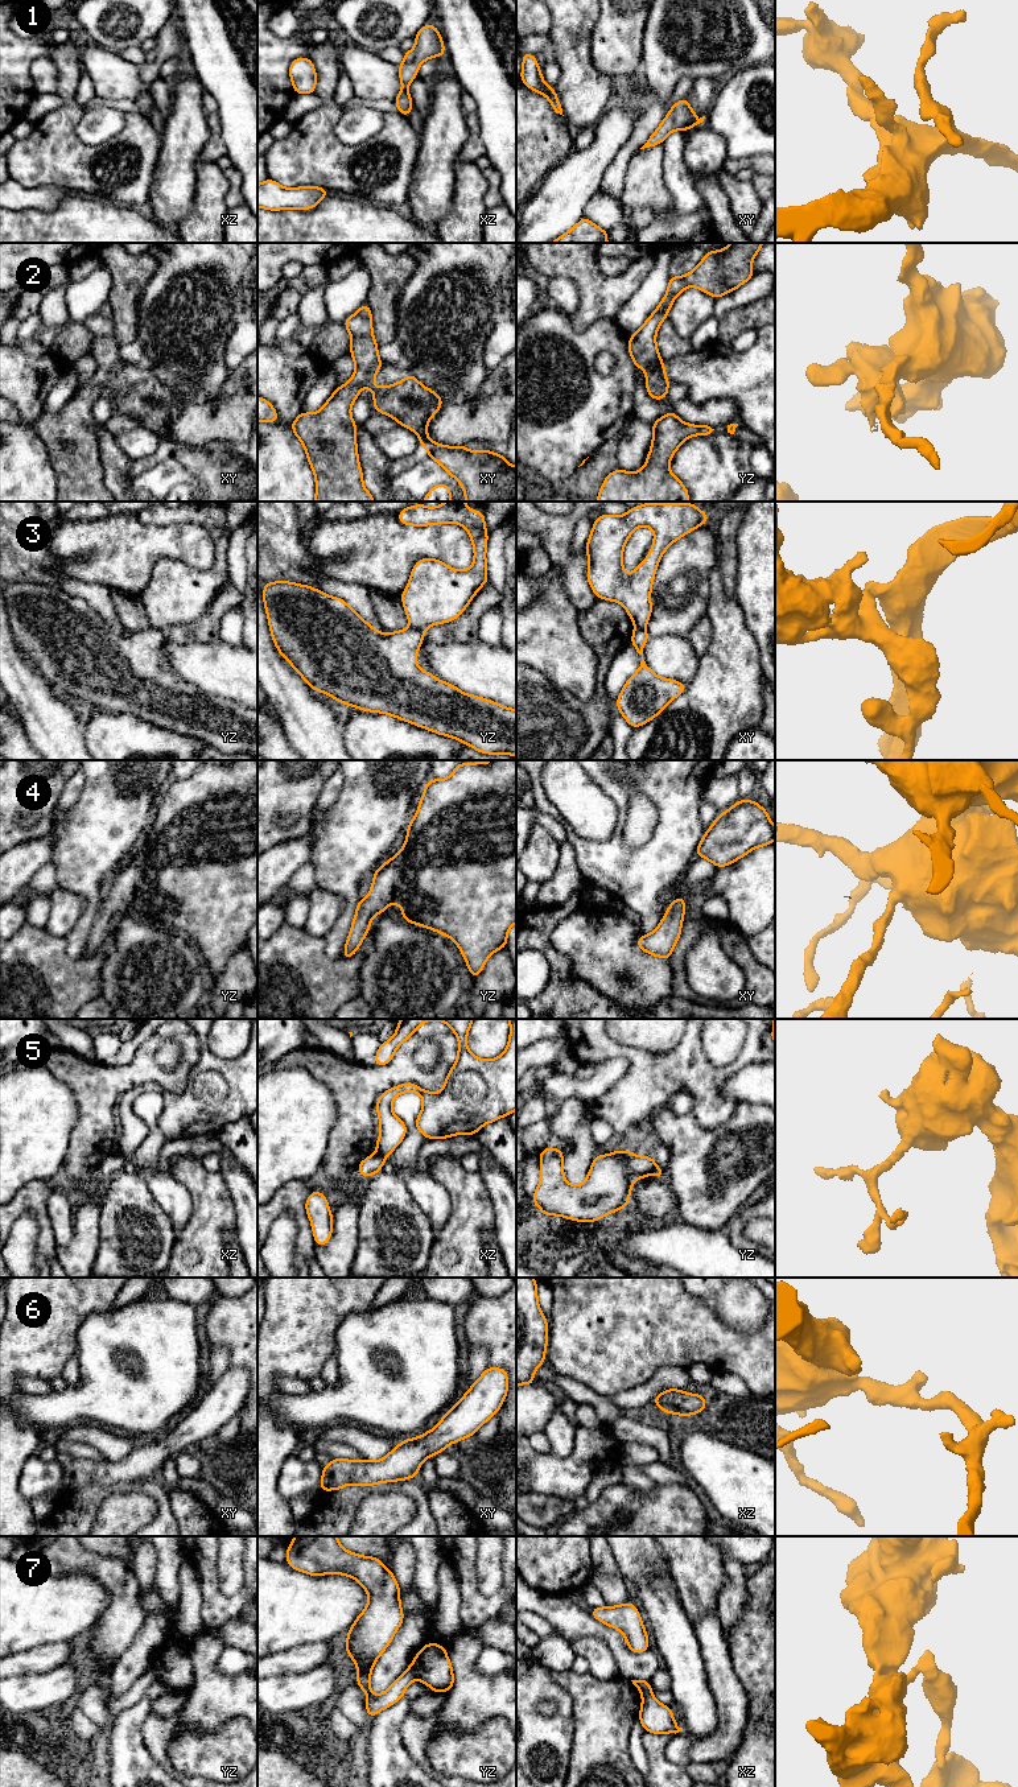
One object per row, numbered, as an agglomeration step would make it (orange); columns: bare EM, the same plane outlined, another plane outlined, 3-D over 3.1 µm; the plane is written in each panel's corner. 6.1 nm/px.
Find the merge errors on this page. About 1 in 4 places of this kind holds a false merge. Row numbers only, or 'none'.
3, 5, 7

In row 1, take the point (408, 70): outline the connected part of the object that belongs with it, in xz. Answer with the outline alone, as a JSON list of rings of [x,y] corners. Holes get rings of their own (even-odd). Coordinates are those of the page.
[[[426,22],[415,36],[415,41],[416,46],[409,51],[404,51],[404,62],[397,66],[401,91],[393,99],[393,103],[404,117],[415,108],[408,86],[417,78],[419,66],[432,57],[445,57],[444,41],[438,28],[432,24]]]

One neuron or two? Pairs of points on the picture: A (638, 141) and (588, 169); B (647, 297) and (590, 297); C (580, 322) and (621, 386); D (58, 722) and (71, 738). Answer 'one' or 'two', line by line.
A: two
B: two
C: two
D: one

